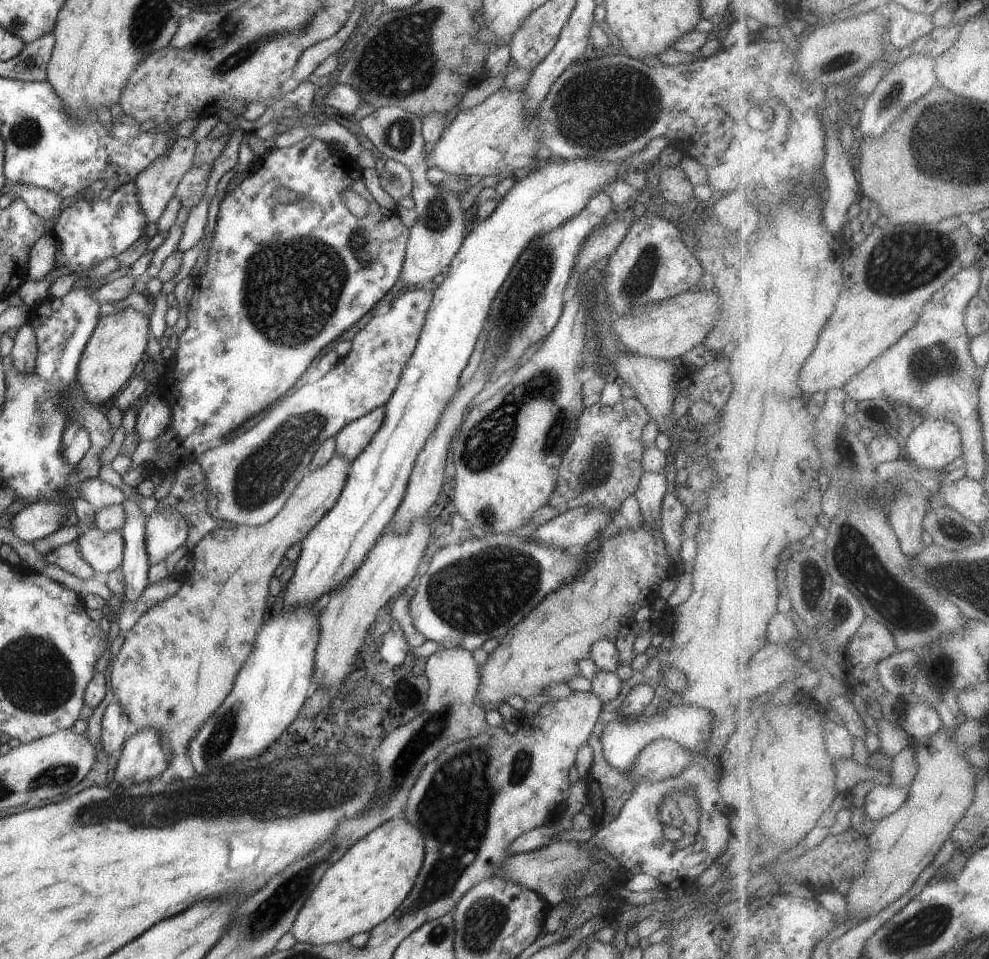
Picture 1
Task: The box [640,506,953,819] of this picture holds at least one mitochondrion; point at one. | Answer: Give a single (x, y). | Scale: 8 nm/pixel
(888, 594)

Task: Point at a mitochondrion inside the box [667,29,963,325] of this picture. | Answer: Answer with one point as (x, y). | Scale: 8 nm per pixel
(906, 262)

